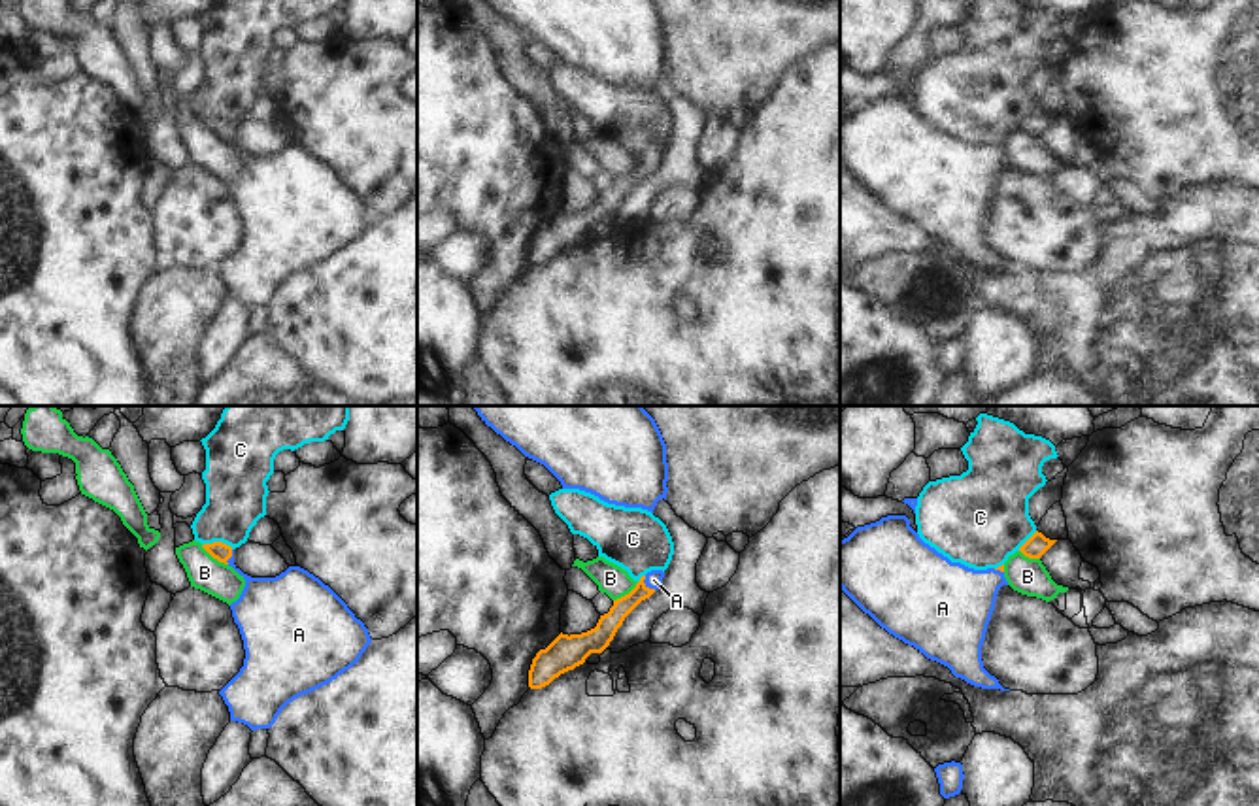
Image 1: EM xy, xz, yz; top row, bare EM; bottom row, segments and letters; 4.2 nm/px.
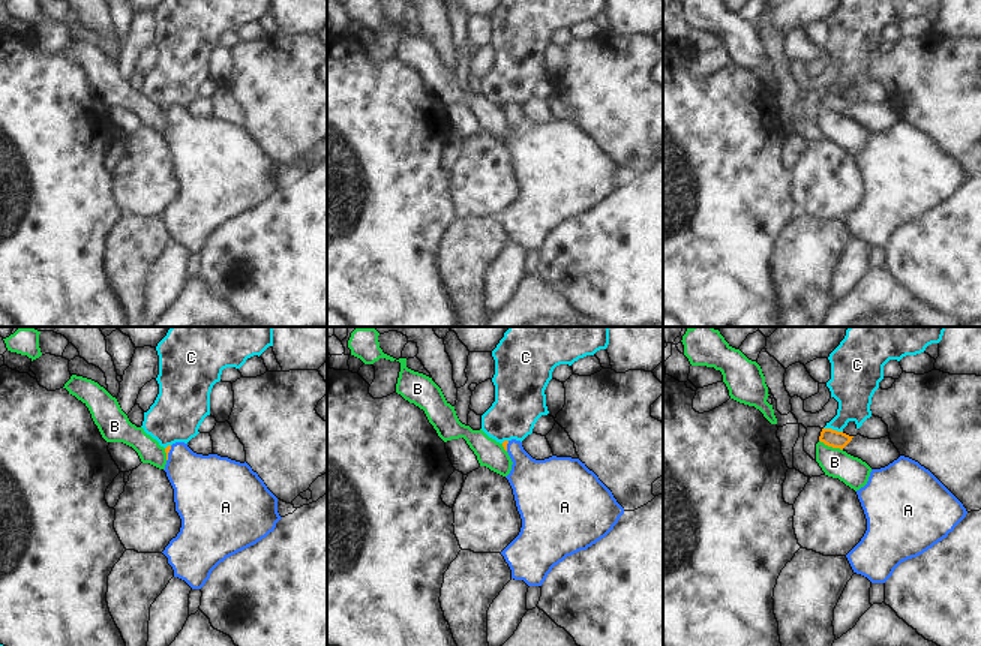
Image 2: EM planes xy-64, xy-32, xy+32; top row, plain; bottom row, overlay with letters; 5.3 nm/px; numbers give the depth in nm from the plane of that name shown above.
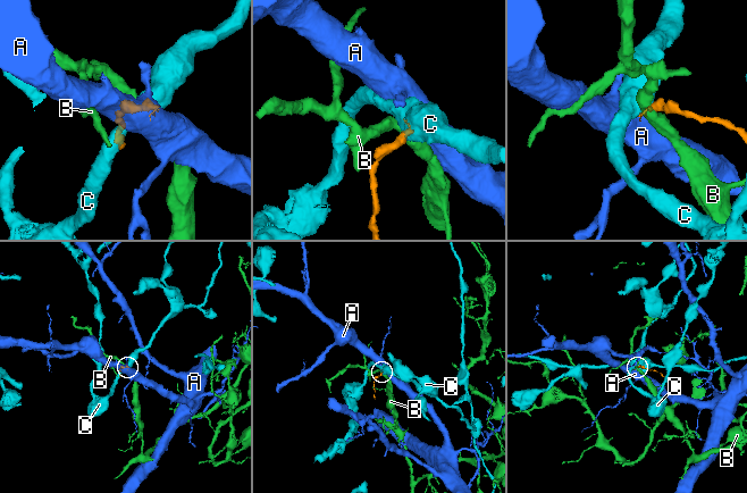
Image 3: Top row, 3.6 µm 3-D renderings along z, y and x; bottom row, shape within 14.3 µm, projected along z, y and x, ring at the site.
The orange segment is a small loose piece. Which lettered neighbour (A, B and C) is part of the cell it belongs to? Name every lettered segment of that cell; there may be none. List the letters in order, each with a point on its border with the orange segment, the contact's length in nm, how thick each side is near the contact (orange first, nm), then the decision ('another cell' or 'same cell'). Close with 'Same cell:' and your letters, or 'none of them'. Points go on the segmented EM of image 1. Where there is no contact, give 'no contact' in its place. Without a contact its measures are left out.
A: contact xz (648, 587); length 80 nm; calibres 90 and 80 nm; same cell
B: contact xy (214, 557); length 150 nm; calibres 80 and 150 nm; another cell
C: contact xy (218, 542); length 140 nm; calibres 80 and 260 nm; another cell
Same cell: A

